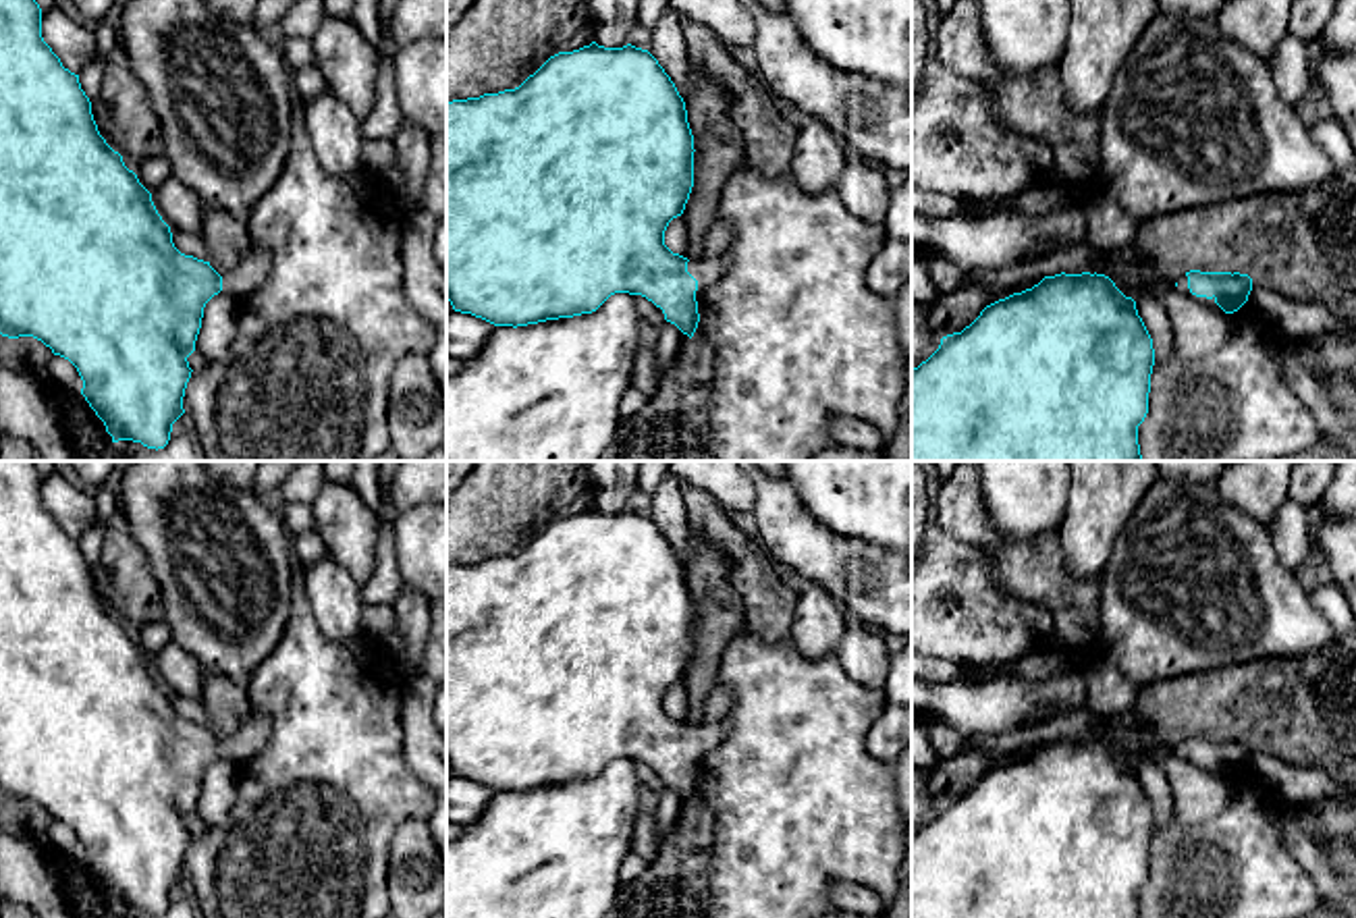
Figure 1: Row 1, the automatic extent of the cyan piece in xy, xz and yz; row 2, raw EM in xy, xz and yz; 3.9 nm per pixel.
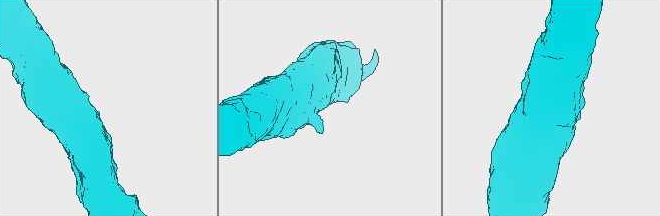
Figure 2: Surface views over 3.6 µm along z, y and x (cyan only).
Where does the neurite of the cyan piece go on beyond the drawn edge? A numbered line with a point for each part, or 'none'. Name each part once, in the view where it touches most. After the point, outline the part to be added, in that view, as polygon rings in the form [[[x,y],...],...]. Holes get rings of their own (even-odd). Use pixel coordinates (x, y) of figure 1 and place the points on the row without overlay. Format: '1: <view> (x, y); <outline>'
1: xz (707, 736); [[[731,719],[716,723],[698,723],[687,727],[687,737],[698,746],[698,752],[714,750],[729,733]]]

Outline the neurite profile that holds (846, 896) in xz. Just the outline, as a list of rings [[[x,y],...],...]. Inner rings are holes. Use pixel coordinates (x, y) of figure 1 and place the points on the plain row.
[[[835,881],[831,885],[833,906],[841,912],[851,912],[860,916],[885,916],[883,897],[860,883]]]

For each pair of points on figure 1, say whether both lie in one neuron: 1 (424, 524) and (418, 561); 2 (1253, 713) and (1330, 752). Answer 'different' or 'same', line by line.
1: same
2: same

